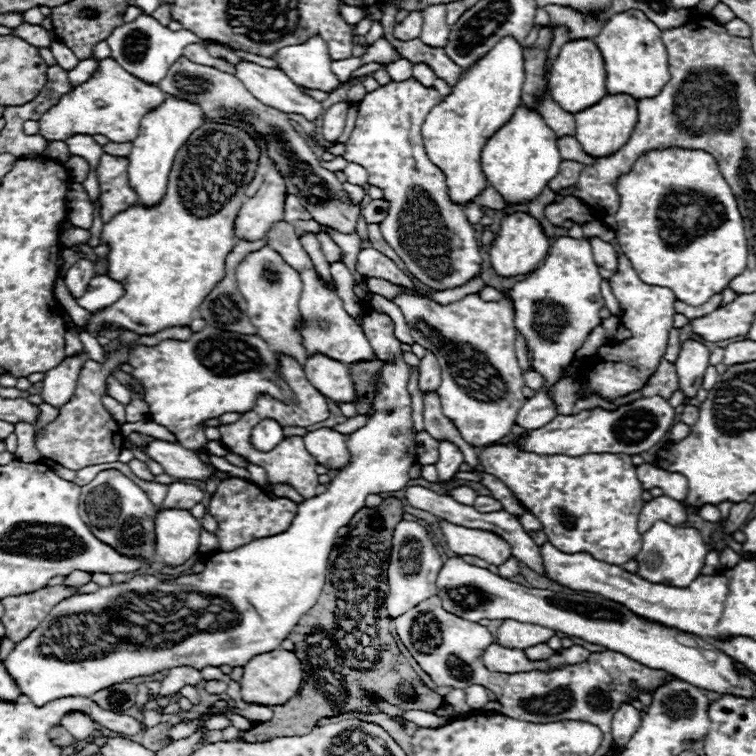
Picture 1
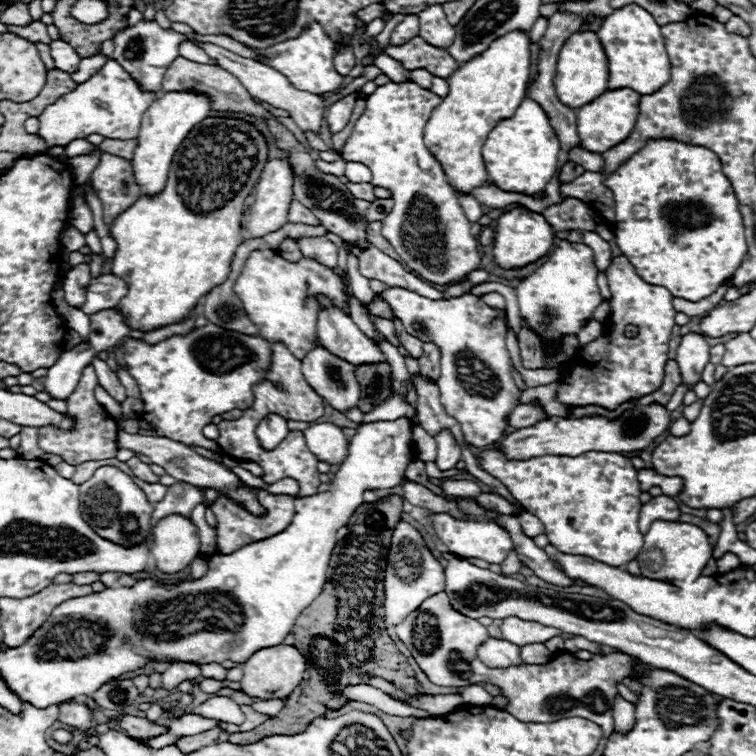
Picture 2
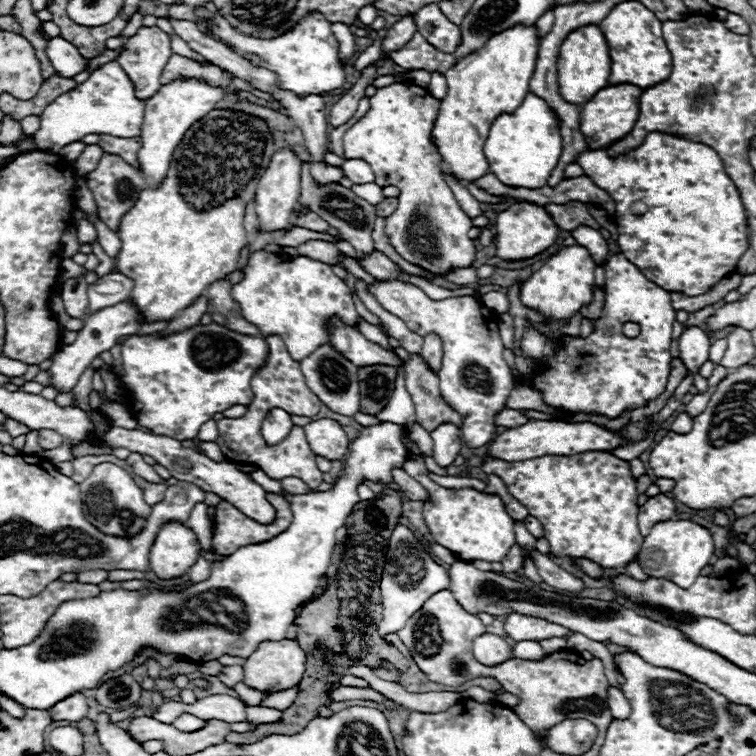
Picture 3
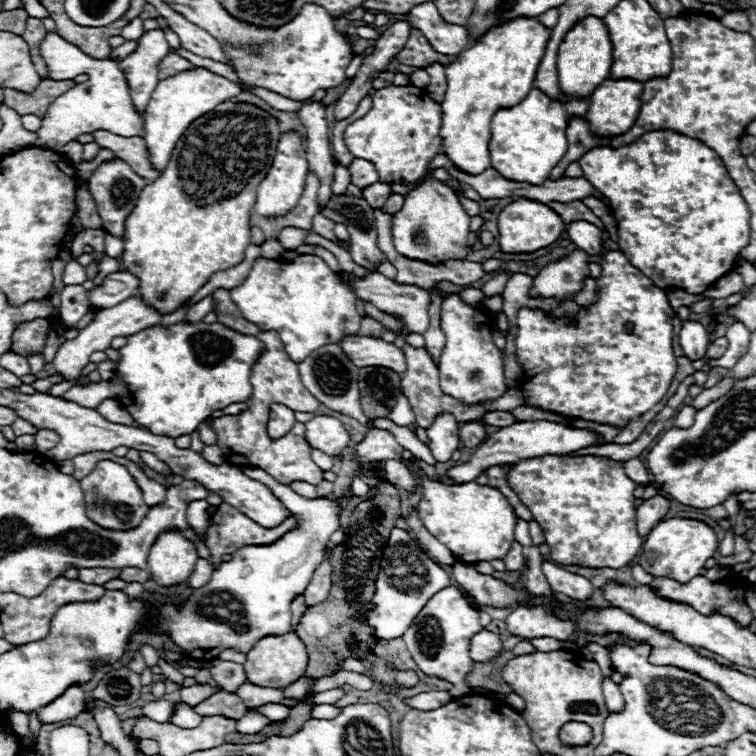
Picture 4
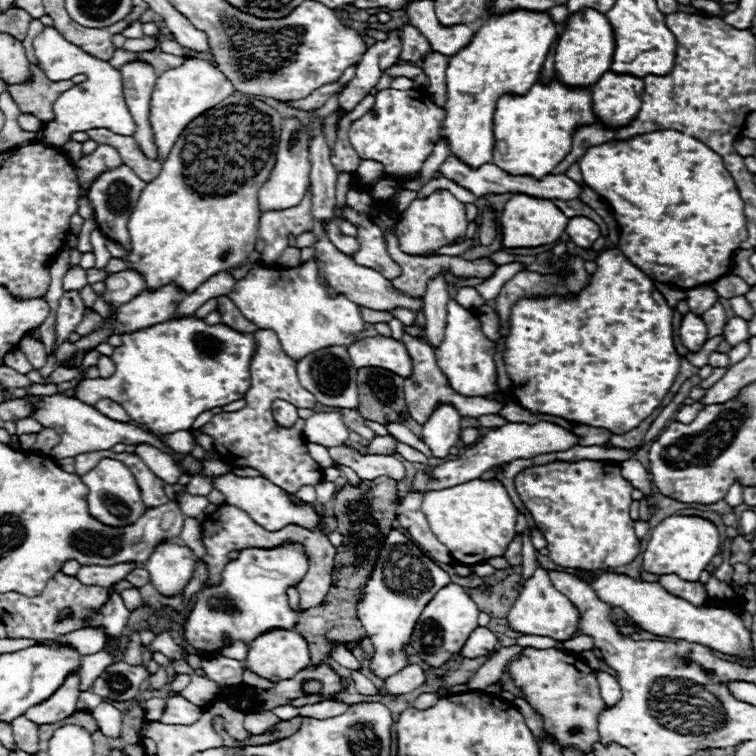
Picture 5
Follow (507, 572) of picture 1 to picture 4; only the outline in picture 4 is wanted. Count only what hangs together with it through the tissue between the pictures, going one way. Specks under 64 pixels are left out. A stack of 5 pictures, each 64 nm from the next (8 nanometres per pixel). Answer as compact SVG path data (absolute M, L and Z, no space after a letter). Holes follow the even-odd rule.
M514 542L510 552L504 556L506 570L520 570L524 566L524 556L522 556L522 544Z

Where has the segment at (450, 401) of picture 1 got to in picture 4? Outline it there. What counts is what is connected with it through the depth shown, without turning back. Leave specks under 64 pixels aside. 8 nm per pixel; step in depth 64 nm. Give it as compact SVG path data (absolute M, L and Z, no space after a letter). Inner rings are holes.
M342 270L342 272L336 272L336 276L342 280L342 284L346 284L354 292L354 296L358 300L370 302L370 304L374 304L382 312L398 314L404 320L404 324L408 324L408 328L412 332L424 334L428 330L428 322L430 322L430 318L428 318L428 302L430 300L428 300L428 292L426 290L422 290L418 286L402 286L402 284L396 284L394 280L390 280L390 278L386 278L386 276L378 274L378 272L368 272L366 278L358 278L356 274ZM350 280L354 280L354 286L350 286ZM456 294L446 296L442 302L442 332L446 334L446 344L438 360L438 370L442 374L442 390L446 390L446 394L460 402L474 404L486 398L498 398L508 390L504 384L502 352L492 342L488 314L484 310L464 304ZM482 420L466 422L464 426L460 426L460 442L462 442L466 448L478 446L486 436L488 436L488 434L486 434L486 430L484 430Z

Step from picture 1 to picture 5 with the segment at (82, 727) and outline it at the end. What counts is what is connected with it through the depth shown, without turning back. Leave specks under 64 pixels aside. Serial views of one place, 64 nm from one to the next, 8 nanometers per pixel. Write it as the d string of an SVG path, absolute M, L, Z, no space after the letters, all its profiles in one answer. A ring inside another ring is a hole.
M70 672L66 676L66 680L62 682L62 686L50 698L28 708L24 716L30 718L32 722L38 722L38 724L50 724L50 722L58 722L58 720L74 714L78 710L76 708L78 684L80 684L78 674Z

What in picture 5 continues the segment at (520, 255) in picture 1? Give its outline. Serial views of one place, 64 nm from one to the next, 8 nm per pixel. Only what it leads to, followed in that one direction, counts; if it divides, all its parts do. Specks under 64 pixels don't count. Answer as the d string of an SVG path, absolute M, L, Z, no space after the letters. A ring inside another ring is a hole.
M516 194L506 202L500 216L500 224L502 224L506 248L530 248L530 246L542 246L558 240L564 234L568 218L558 206L554 206L552 200L534 198L528 194Z

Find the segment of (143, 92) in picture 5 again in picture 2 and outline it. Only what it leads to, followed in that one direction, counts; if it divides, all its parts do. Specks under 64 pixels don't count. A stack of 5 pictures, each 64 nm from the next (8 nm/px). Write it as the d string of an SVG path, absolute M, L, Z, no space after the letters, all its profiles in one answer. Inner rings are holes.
M142 20L136 26L128 26L114 36L116 48L114 48L112 58L118 64L122 64L122 68L138 82L138 86L144 92L160 92L162 90L160 82L166 72L166 66L170 66L170 62L178 56L178 44L184 40L186 36L174 34L174 30L164 30L156 22Z

